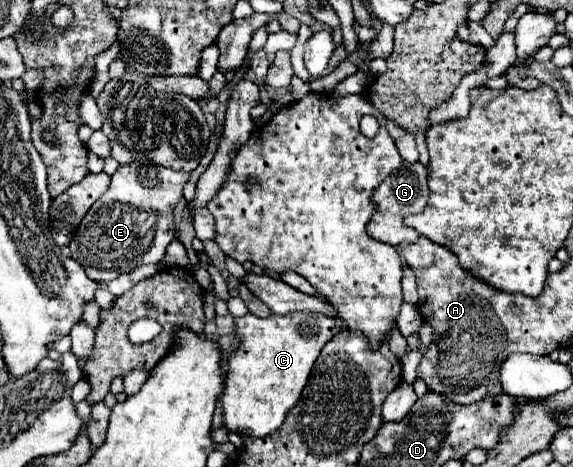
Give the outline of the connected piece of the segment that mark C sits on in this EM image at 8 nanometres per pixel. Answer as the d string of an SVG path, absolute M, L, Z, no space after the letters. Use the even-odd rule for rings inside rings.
M292 312L286 316L268 316L258 318L254 314L246 314L242 318L236 318L236 334L242 338L242 344L232 356L228 358L228 378L226 378L226 390L222 394L222 410L224 410L224 428L228 432L238 432L244 436L266 436L278 430L288 414L288 410L298 402L310 370L322 350L322 346L342 328L342 322L332 320L322 314L312 312Z

